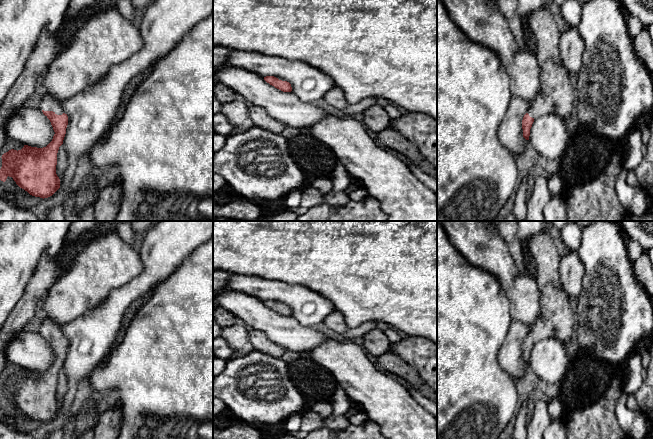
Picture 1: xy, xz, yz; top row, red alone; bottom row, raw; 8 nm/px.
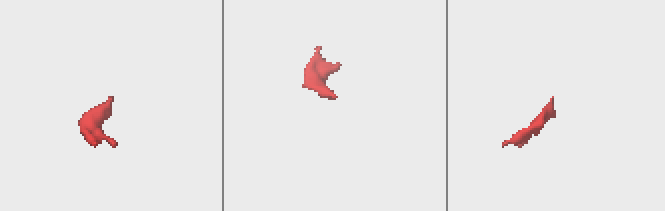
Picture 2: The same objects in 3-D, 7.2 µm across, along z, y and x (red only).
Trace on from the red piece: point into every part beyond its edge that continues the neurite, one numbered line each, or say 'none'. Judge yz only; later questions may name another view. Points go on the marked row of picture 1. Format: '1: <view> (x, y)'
1: yz (557, 92)

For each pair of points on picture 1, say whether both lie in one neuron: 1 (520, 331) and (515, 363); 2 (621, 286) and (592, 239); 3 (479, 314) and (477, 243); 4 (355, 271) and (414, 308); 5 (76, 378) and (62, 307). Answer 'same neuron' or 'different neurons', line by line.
1: same neuron
2: same neuron
3: different neurons
4: same neuron
5: different neurons

